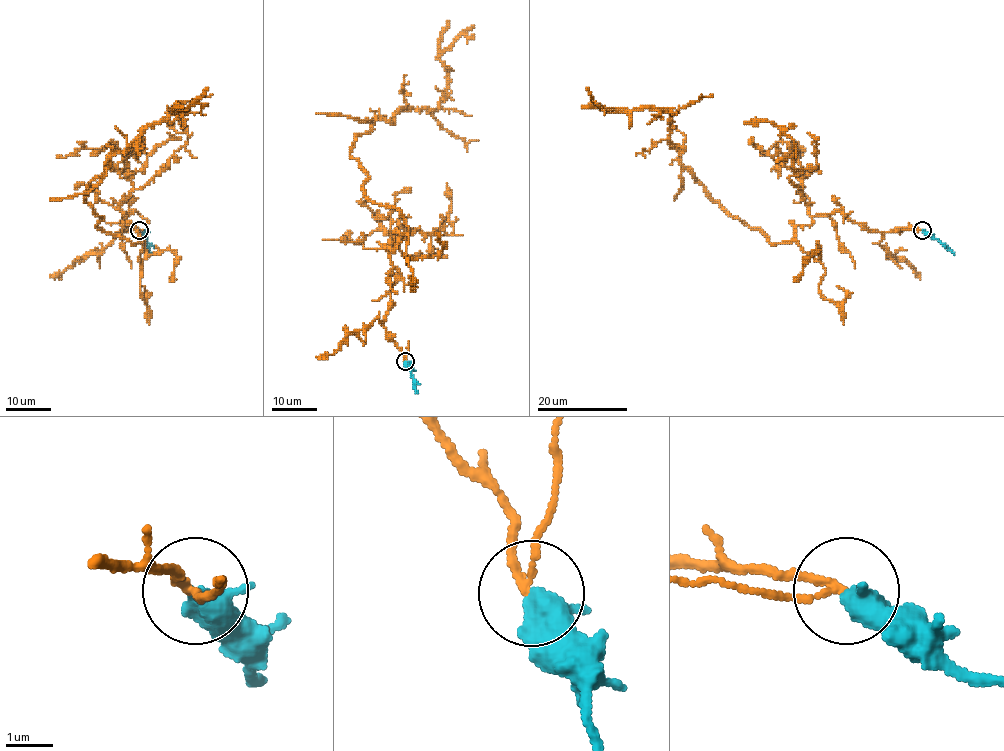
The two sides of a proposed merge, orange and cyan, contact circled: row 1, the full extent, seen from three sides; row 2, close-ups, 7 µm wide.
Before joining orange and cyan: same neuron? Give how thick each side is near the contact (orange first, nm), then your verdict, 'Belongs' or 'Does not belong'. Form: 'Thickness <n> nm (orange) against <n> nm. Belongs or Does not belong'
Thickness 130 nm (orange) against 550 nm. Belongs

